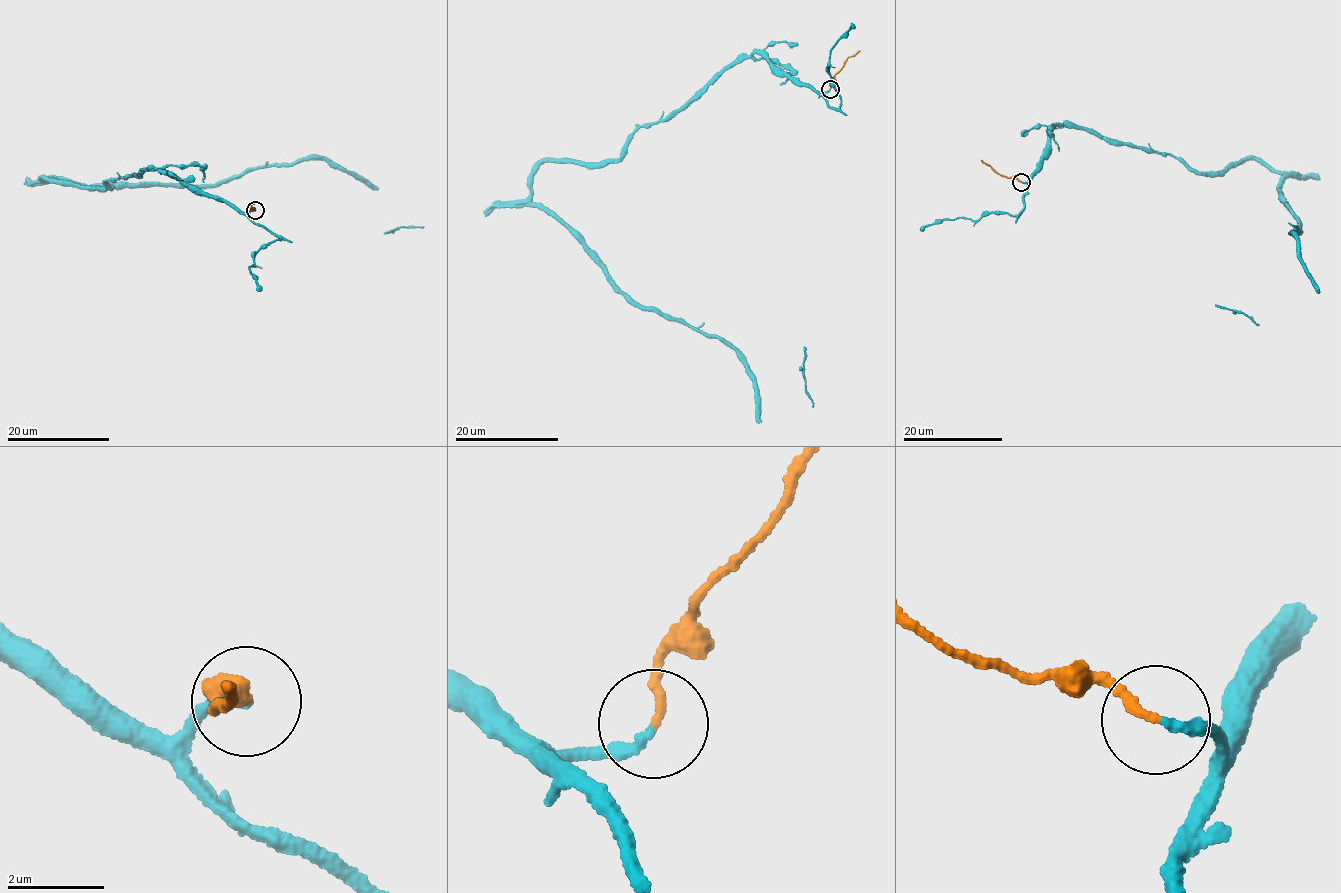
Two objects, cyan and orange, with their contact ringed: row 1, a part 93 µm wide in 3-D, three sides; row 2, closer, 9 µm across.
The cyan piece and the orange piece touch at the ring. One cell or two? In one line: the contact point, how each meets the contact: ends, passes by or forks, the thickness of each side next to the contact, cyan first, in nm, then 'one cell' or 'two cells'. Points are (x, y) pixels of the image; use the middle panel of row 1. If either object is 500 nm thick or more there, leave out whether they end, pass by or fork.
(830, 89) | cyan ends | orange ends | 160/190 nm | one cell

